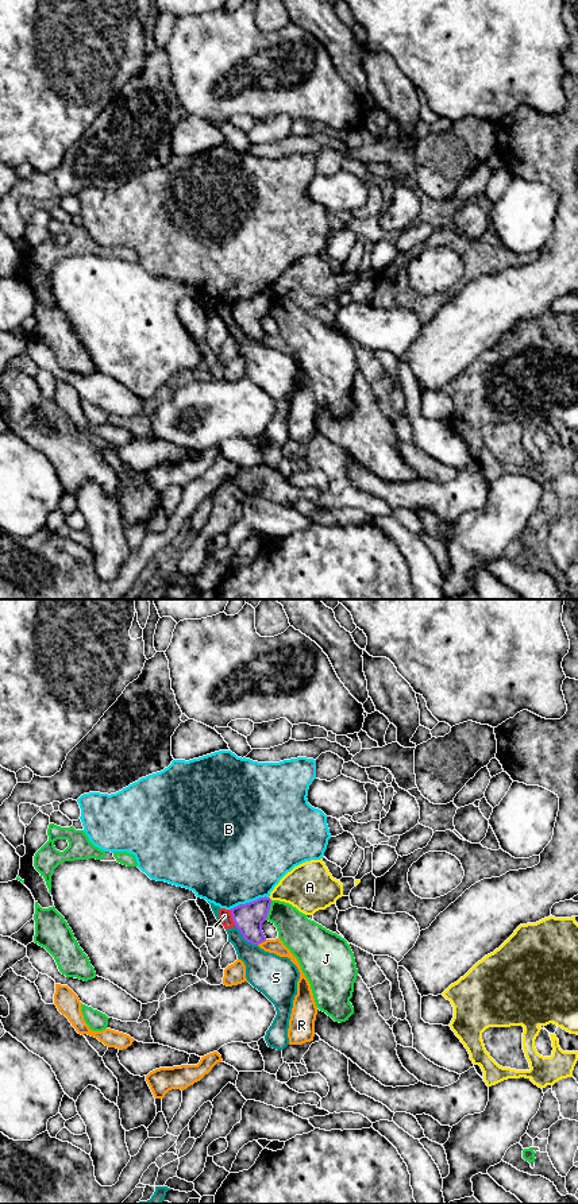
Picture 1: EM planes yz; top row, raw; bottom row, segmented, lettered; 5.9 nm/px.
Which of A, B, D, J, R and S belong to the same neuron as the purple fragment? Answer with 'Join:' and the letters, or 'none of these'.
Join: none of these

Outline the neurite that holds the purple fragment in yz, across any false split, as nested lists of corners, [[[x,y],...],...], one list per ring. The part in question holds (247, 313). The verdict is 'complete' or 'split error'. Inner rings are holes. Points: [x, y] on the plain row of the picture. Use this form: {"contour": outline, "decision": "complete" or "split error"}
{"contour": [[[265,292],[231,304],[232,316],[247,337],[259,340],[266,336],[262,319],[267,313],[270,300],[271,294]]], "decision": "complete"}

